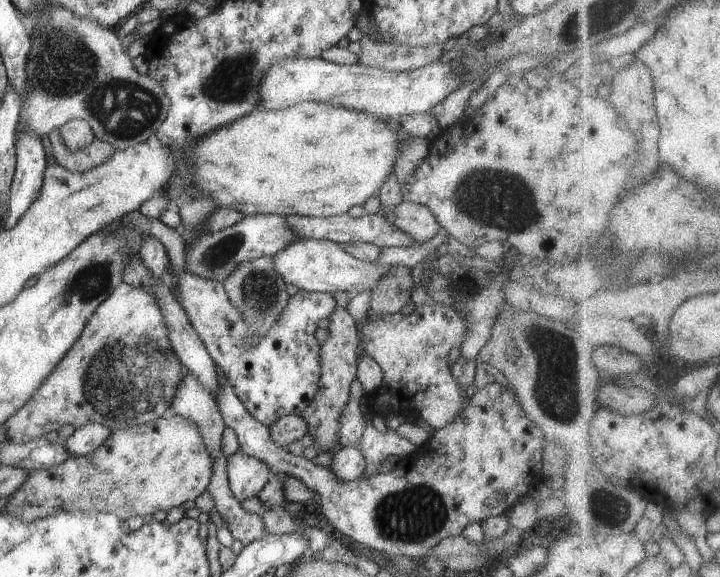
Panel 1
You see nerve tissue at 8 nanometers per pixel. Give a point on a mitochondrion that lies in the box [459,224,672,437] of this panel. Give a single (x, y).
(555, 392)

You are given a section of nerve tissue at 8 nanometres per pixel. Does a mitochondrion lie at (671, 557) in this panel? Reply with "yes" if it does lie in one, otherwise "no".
no

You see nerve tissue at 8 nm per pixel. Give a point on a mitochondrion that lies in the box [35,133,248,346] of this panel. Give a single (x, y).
(89, 283)

